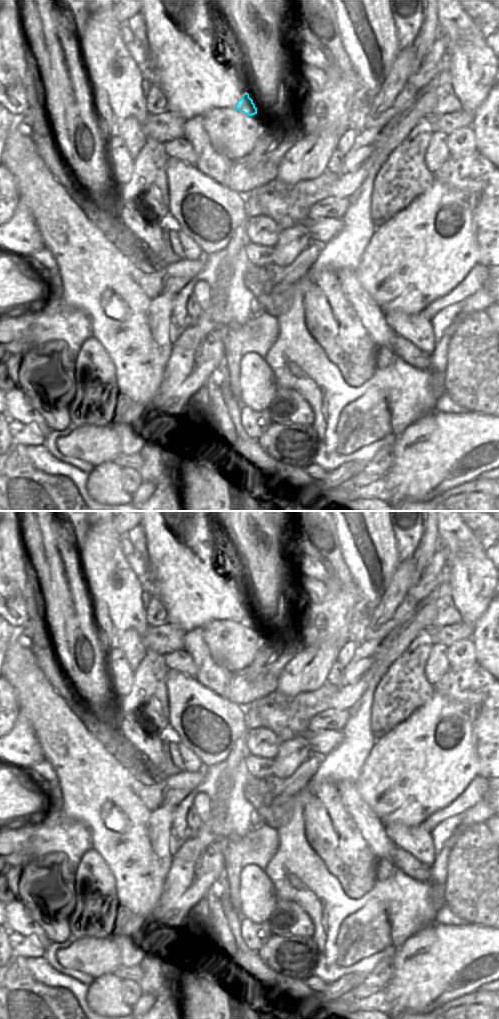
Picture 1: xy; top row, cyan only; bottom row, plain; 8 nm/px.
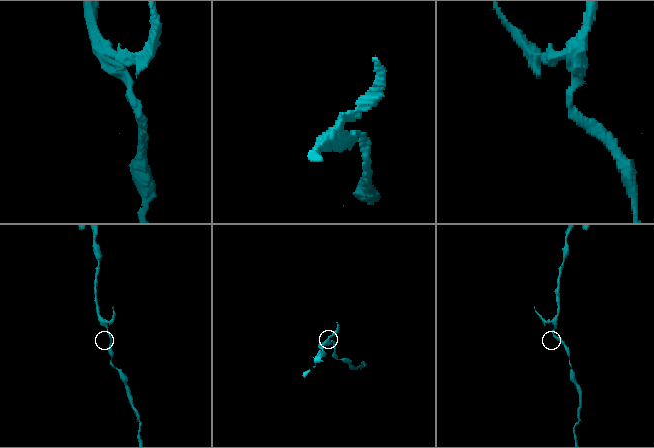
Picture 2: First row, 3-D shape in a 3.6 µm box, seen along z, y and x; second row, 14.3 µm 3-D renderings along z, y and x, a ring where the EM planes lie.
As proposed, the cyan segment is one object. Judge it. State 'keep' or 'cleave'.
cleave

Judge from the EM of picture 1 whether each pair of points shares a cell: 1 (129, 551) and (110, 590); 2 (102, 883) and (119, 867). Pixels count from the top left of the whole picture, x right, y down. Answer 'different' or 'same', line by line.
1: different
2: different

